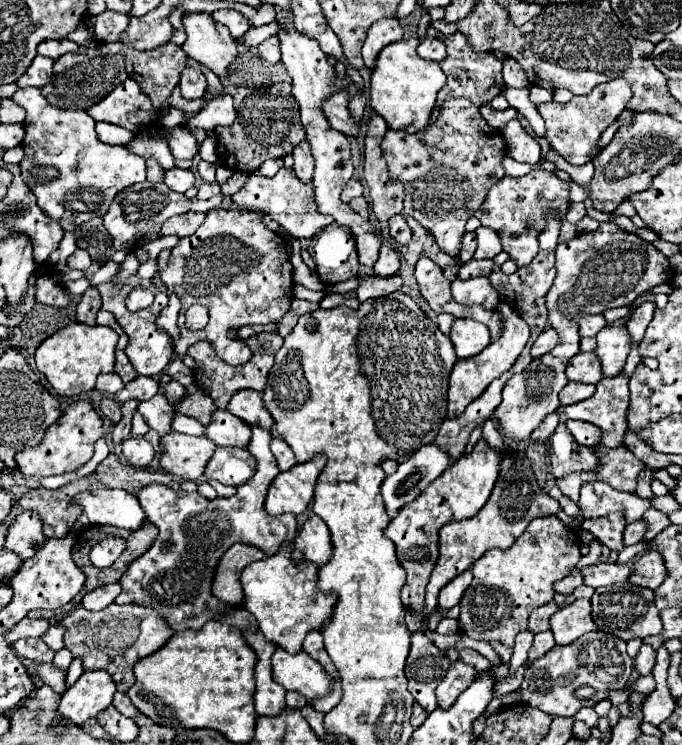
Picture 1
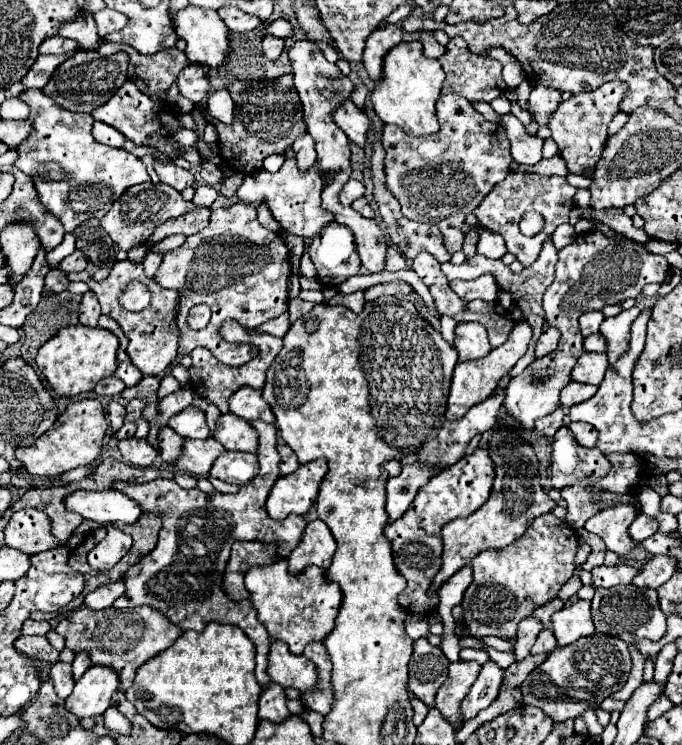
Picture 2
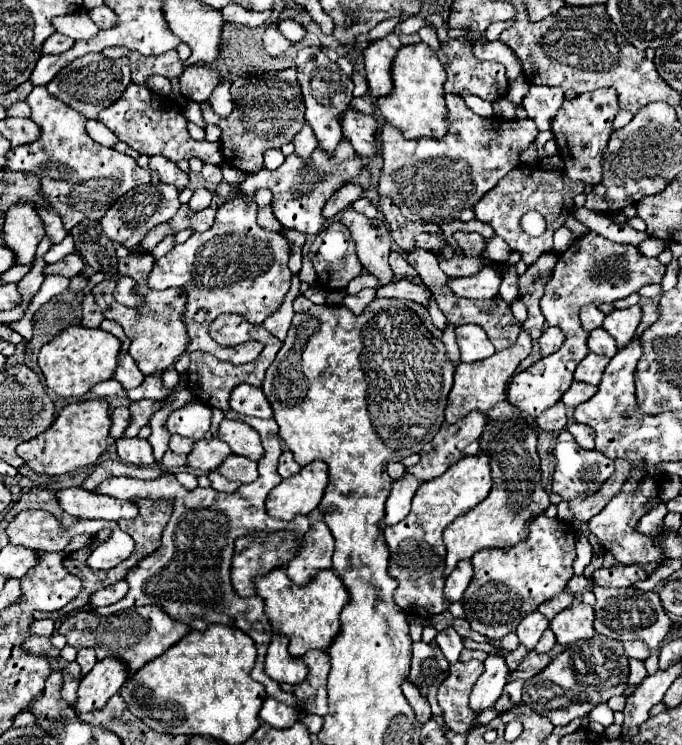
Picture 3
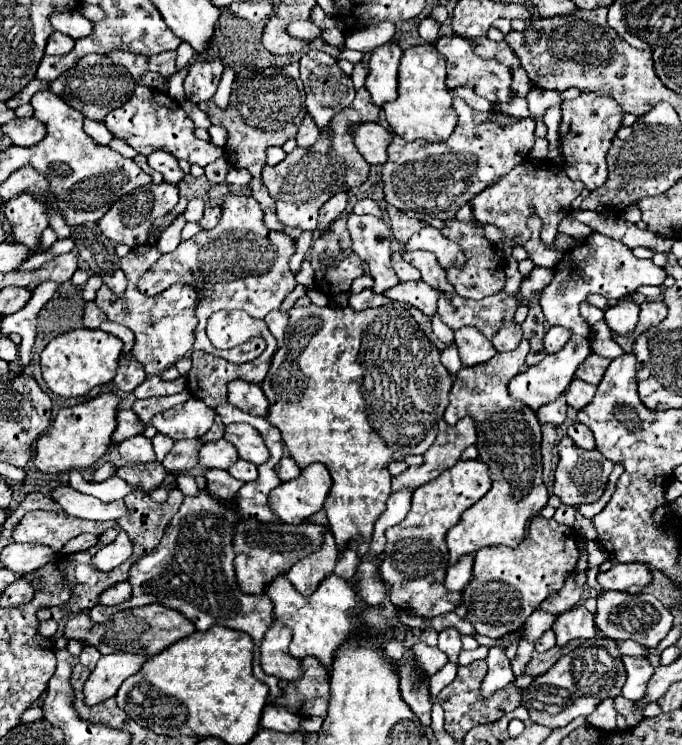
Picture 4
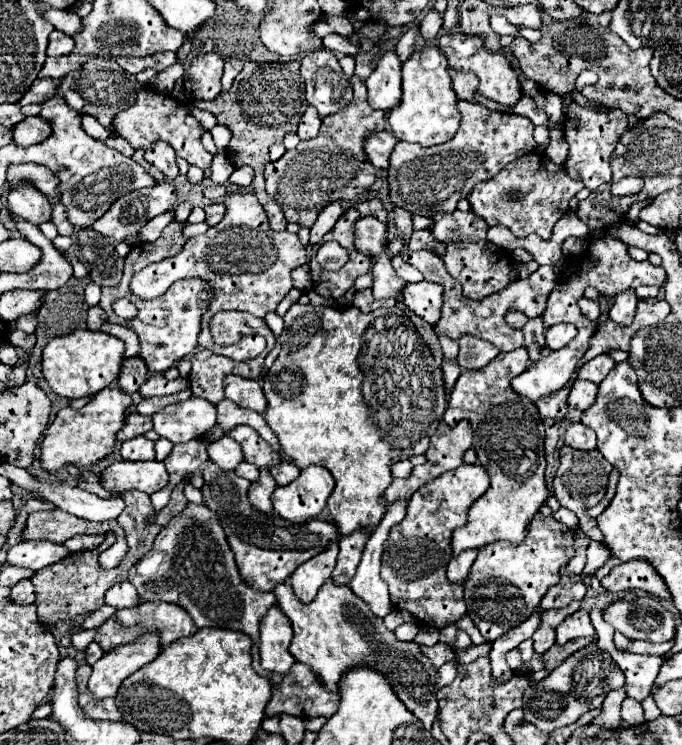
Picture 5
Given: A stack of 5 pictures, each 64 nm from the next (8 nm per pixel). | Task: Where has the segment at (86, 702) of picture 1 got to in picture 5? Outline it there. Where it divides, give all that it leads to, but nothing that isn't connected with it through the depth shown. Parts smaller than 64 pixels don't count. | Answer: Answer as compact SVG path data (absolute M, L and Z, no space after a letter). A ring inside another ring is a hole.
M146 632L134 642L104 652L102 658L92 666L94 672L88 684L92 696L94 698L116 696L120 684L140 666L152 662L158 654L160 654L158 632Z

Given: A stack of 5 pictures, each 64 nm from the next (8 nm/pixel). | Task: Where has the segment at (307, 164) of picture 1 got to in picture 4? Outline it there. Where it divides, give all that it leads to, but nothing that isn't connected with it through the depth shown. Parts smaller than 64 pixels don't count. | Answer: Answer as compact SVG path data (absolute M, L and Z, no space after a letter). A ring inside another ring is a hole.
M306 114L304 116L304 120L302 120L302 124L300 124L300 130L298 130L298 134L296 134L296 140L298 140L298 146L302 146L302 148L310 148L316 140L318 140L318 126L316 126L316 122L312 120L312 116L310 114Z

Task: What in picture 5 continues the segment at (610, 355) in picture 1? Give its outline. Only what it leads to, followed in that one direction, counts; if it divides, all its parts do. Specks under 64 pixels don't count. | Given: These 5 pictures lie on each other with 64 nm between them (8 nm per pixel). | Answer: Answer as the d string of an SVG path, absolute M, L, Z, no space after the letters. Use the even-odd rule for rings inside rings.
M624 290L612 298L612 308L610 308L610 320L616 324L632 324L632 316L636 312L636 294L634 290Z

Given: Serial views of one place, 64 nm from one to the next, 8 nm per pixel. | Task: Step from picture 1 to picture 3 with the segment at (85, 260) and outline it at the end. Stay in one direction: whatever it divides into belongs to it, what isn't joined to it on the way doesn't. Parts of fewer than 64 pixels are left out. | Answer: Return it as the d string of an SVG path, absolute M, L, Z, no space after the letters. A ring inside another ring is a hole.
M72 252L72 254L68 254L66 258L62 258L60 262L46 264L46 268L44 268L44 276L52 276L52 274L56 274L56 276L72 278L72 276L76 276L76 274L82 272L82 266L84 266L82 258L80 258L76 252Z

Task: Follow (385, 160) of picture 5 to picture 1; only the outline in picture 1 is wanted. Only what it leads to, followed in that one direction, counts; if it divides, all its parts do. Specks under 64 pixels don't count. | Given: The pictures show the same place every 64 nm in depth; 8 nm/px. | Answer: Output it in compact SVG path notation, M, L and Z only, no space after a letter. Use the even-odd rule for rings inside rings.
M338 92L336 96L328 98L324 102L324 114L332 124L332 128L340 130L350 138L358 138L360 122L356 122L348 110L348 92Z

